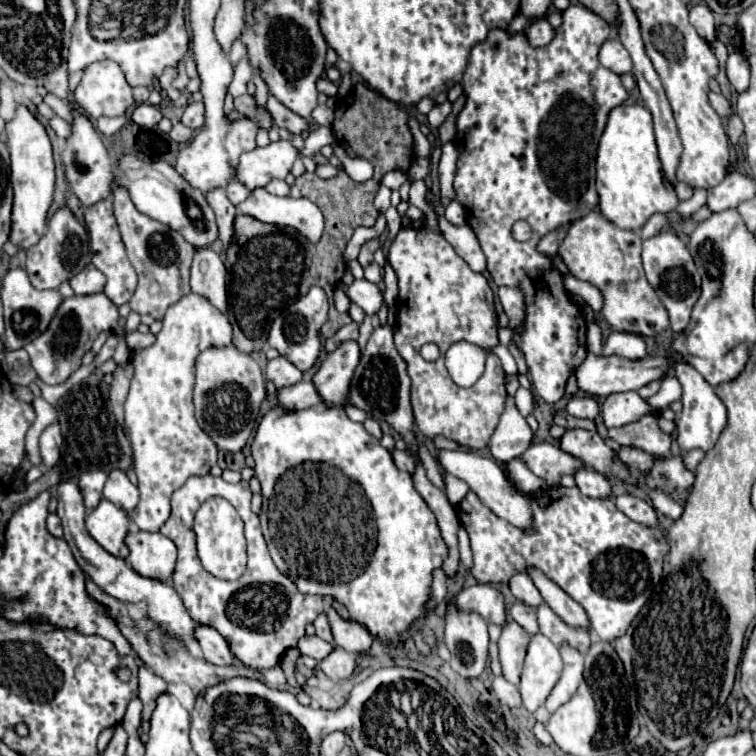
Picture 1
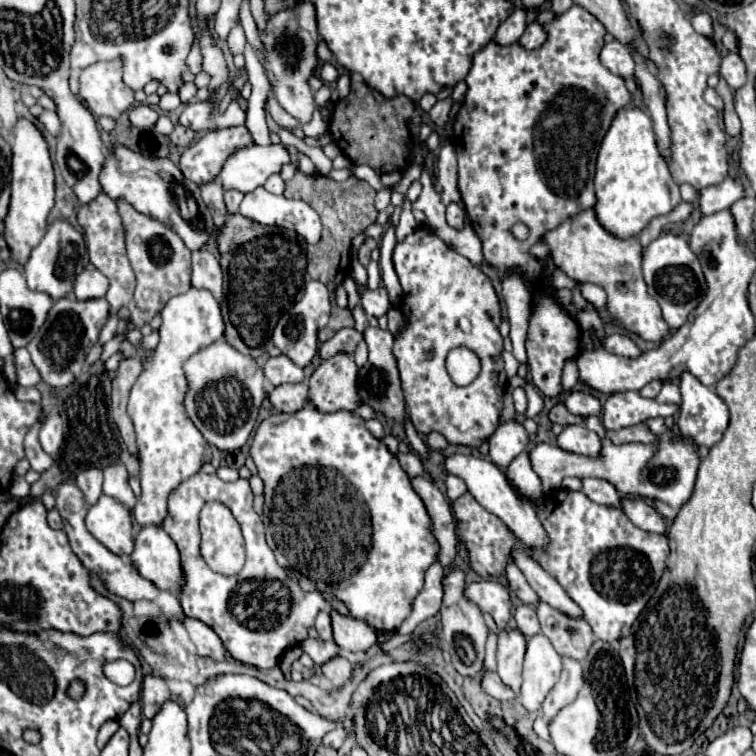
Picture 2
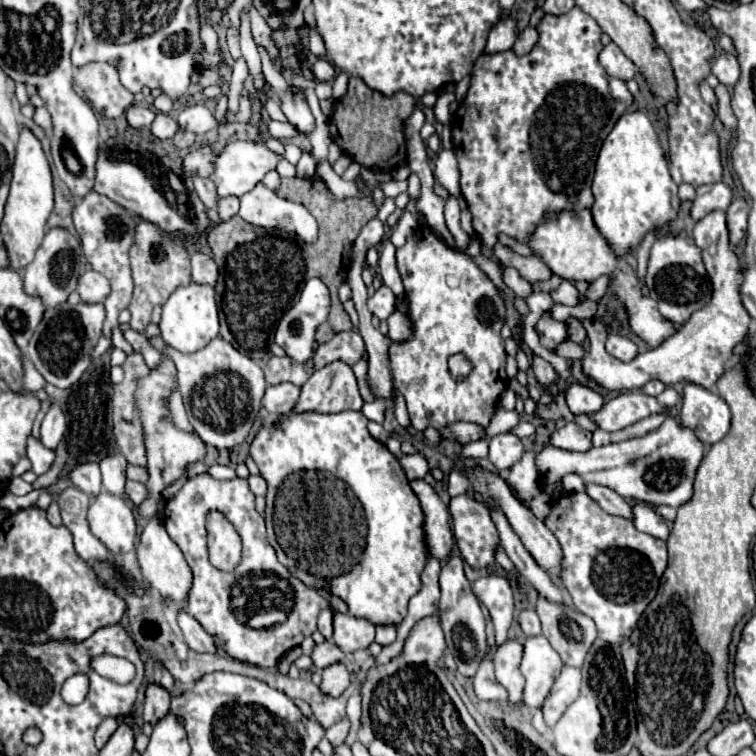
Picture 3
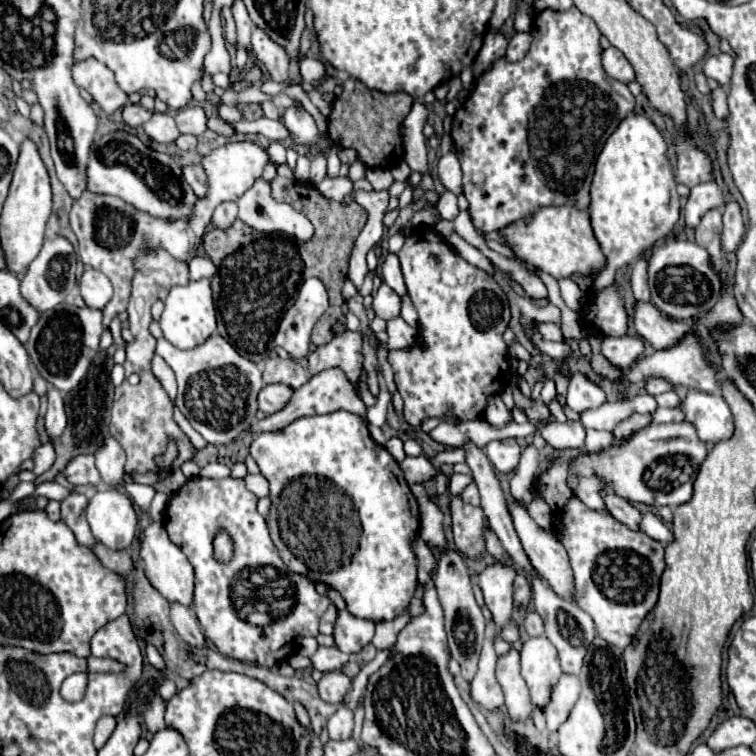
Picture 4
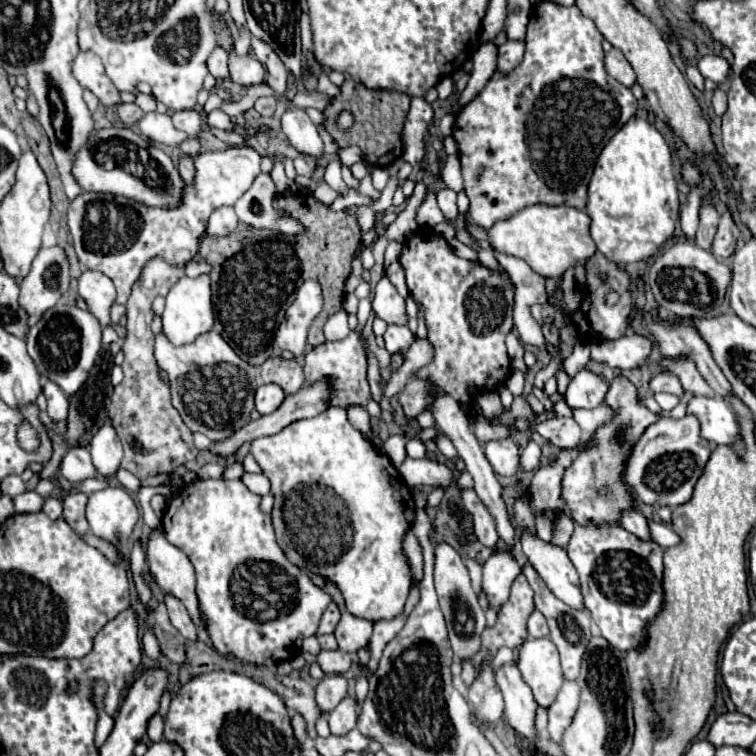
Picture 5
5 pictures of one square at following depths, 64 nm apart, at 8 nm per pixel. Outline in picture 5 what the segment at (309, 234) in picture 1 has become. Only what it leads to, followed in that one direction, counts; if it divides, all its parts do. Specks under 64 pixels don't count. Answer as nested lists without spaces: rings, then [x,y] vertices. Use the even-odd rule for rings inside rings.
[[[258,174],[248,192],[236,202],[234,210],[240,222],[246,222],[256,228],[268,228],[282,234],[302,234],[304,226],[300,226],[292,218],[278,216],[278,210],[272,206],[274,198],[274,182],[270,174]]]

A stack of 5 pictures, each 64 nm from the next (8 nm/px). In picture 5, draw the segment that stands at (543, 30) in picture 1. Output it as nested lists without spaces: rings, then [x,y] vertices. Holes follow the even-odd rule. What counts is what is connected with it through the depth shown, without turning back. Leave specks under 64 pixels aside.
[[[506,42],[498,48],[498,64],[496,64],[496,72],[500,74],[508,74],[510,70],[514,70],[524,56],[524,42]]]

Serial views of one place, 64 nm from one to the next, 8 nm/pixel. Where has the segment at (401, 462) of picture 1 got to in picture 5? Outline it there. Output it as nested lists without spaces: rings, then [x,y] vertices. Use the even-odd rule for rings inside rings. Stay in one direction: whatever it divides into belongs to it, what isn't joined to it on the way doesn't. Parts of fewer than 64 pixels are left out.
[[[406,458],[404,464],[398,468],[400,476],[404,478],[404,482],[410,488],[416,486],[434,486],[434,488],[448,488],[454,484],[454,474],[446,464],[422,458],[422,460],[414,460],[414,458]]]

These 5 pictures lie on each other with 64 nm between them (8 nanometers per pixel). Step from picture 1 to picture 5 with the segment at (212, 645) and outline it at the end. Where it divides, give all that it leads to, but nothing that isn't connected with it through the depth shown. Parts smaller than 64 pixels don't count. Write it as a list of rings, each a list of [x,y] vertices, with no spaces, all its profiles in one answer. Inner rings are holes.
[[[164,594],[164,604],[168,608],[168,616],[170,616],[172,626],[176,630],[180,630],[180,634],[184,634],[184,638],[196,638],[196,626],[190,620],[184,604],[178,598],[174,598],[172,594]]]

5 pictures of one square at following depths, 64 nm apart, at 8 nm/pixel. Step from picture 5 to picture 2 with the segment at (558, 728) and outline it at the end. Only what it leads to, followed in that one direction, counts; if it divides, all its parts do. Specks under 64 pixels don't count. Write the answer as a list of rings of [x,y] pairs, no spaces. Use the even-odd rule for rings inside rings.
[[[564,658],[562,676],[554,684],[554,688],[550,690],[550,694],[546,696],[546,700],[542,704],[544,716],[548,720],[552,720],[558,714],[558,710],[562,710],[570,702],[574,702],[580,688],[582,688],[582,684],[584,684],[584,680],[582,680],[582,664],[572,662],[572,658]]]

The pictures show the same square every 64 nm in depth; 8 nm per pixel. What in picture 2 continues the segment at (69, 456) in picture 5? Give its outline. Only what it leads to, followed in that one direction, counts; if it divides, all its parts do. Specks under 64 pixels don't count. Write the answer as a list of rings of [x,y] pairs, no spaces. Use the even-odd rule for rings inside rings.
[[[86,468],[76,474],[76,486],[84,492],[88,504],[92,506],[102,494],[102,470],[100,468]]]

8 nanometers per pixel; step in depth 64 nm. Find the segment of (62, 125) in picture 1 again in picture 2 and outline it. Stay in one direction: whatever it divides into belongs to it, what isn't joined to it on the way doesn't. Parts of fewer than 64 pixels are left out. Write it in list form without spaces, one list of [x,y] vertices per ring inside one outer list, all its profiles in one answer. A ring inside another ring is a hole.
[[[44,110],[40,116],[38,116],[38,120],[44,124],[44,128],[50,132],[50,134],[54,134],[54,136],[58,136],[58,132],[60,132],[60,120],[58,120],[58,116],[56,116],[56,112],[50,112],[50,110]]]

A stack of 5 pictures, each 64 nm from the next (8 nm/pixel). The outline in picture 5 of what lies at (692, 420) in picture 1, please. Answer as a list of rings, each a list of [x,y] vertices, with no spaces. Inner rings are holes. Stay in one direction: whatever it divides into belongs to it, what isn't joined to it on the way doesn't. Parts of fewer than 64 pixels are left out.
[[[692,398],[688,402],[688,412],[696,414],[702,426],[702,436],[714,440],[716,444],[730,446],[738,456],[744,456],[744,440],[740,436],[740,426],[734,410],[720,398]]]

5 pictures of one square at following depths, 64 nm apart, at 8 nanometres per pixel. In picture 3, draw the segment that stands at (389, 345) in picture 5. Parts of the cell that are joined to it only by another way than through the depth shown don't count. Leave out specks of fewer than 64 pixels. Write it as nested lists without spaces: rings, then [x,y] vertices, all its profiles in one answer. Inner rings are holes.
[[[396,310],[388,318],[388,338],[390,338],[390,342],[398,344],[398,342],[408,340],[410,336],[412,336],[412,322],[400,310]]]

